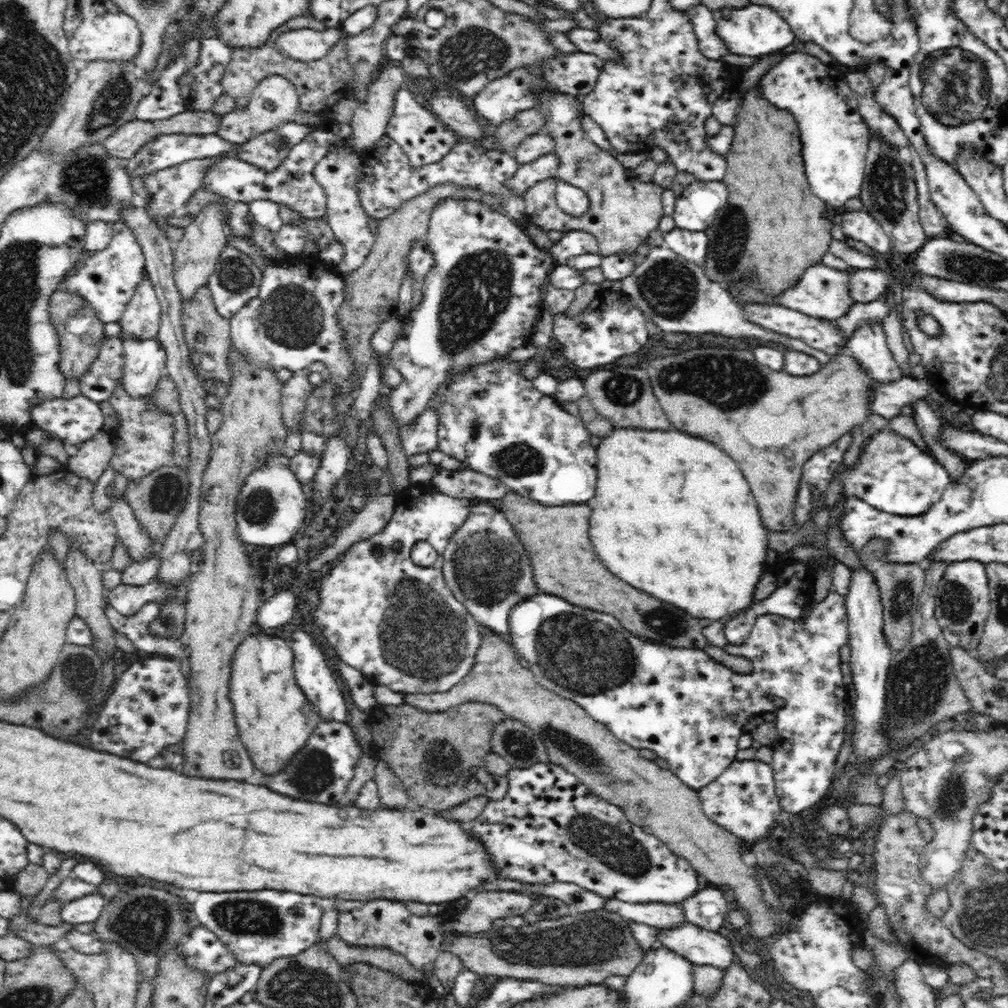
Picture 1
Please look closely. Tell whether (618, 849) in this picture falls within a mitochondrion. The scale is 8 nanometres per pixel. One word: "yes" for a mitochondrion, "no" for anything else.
yes

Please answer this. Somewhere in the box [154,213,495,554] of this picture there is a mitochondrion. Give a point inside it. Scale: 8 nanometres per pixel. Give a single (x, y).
(291, 316)

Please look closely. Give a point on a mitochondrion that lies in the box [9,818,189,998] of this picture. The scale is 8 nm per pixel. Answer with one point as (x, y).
(144, 922)

